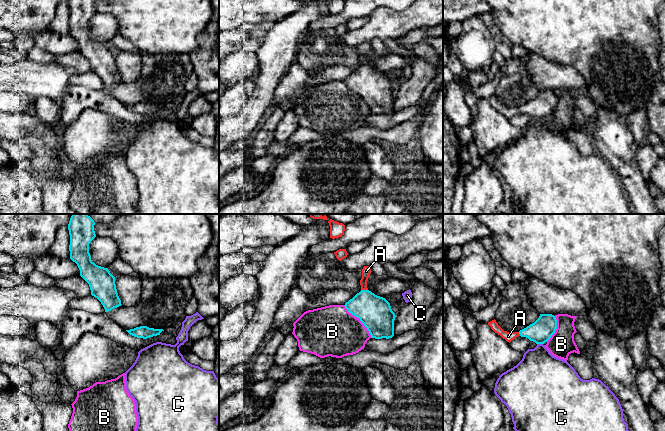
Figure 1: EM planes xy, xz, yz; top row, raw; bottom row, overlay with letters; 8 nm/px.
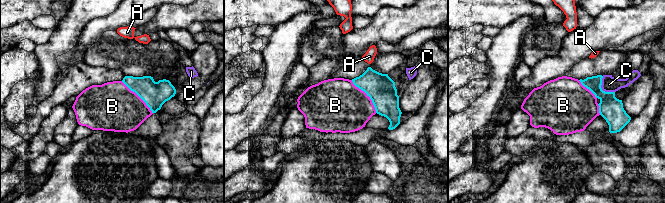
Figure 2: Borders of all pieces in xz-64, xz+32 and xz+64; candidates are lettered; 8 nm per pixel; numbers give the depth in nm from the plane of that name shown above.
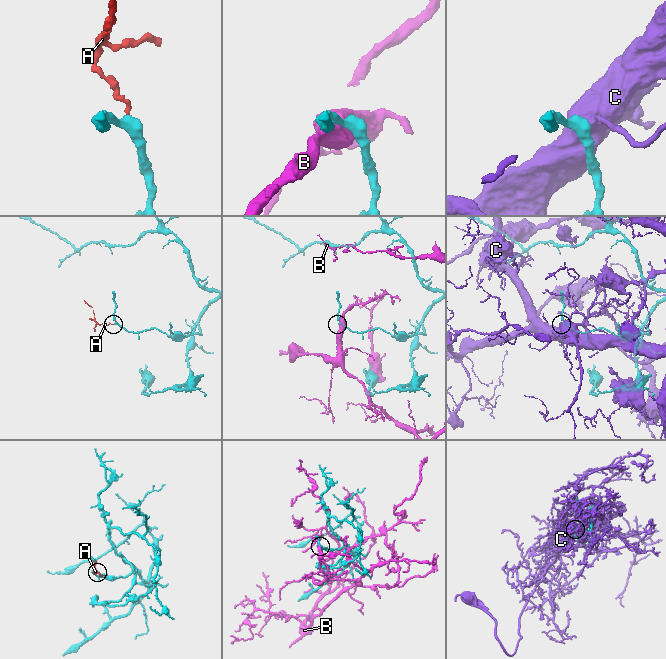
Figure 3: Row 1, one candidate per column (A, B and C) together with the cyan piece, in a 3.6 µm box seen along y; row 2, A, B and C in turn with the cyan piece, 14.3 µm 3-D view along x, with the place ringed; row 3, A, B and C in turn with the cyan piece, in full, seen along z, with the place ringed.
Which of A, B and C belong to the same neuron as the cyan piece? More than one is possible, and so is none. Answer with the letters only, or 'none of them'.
A

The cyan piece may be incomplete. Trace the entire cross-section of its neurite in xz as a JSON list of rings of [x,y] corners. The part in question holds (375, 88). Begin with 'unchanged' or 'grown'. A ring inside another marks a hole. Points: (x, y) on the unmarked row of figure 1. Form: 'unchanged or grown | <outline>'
grown | [[[371,42],[363,43],[360,56],[361,67],[344,82],[349,89],[360,95],[371,114],[389,115],[394,112],[395,89],[385,74],[368,66],[367,57],[371,48]]]

